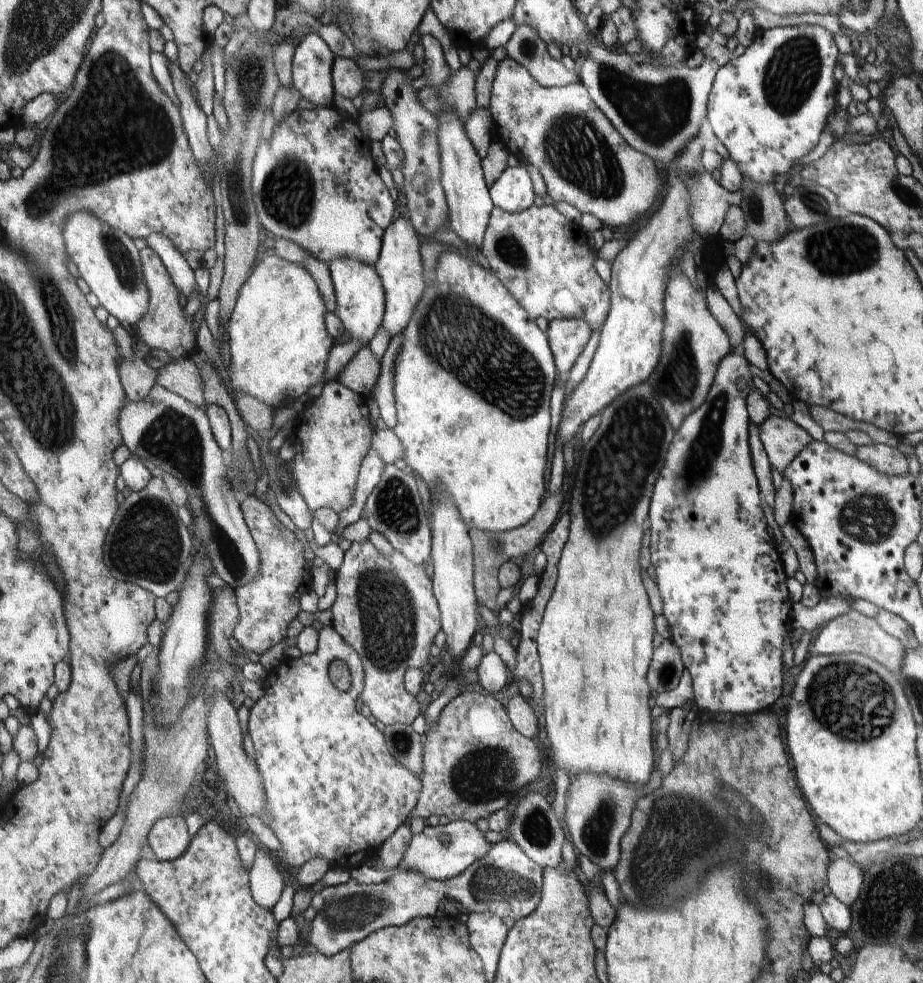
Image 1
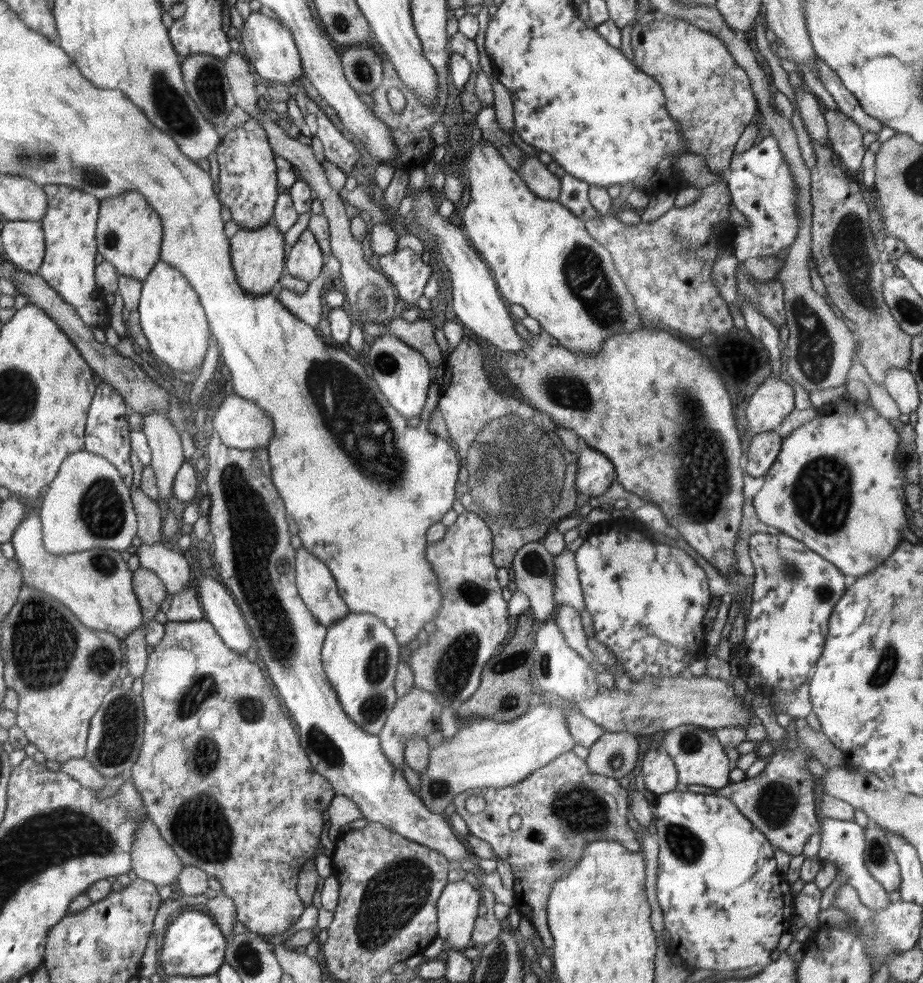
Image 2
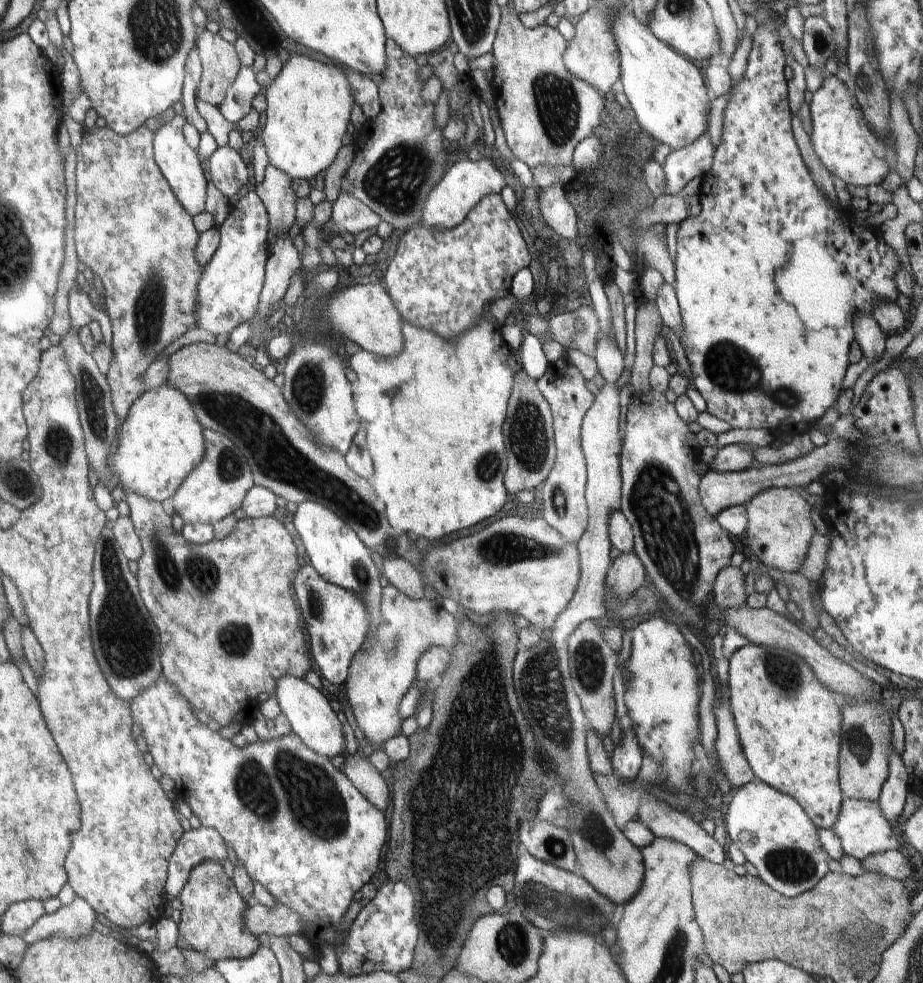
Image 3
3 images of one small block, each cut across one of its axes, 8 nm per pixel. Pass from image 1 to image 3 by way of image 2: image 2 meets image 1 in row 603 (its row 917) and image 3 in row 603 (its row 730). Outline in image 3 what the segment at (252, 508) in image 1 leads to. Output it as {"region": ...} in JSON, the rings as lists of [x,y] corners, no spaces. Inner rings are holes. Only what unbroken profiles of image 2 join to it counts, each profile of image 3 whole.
{"region":[[[122,490],[121,497],[126,500],[130,507],[130,520],[134,525],[136,534],[140,537],[143,548],[142,556],[137,560],[138,574],[136,580],[139,586],[139,593],[142,602],[148,609],[152,620],[157,626],[159,636],[159,659],[161,662],[163,675],[169,680],[169,683],[181,694],[184,700],[188,701],[192,708],[199,708],[210,716],[212,720],[216,720],[221,726],[230,726],[233,722],[240,722],[242,725],[249,724],[256,718],[259,711],[259,702],[257,695],[261,692],[271,692],[277,681],[283,676],[291,676],[304,679],[306,673],[310,669],[310,653],[306,649],[306,640],[302,635],[302,627],[300,627],[301,613],[299,607],[294,602],[292,596],[293,580],[301,565],[301,558],[297,555],[297,549],[293,543],[290,534],[284,522],[279,515],[269,517],[260,517],[253,519],[246,517],[237,520],[235,529],[223,539],[214,539],[206,544],[190,544],[178,531],[172,527],[172,519],[170,514],[165,511],[165,504],[150,500],[149,498],[140,496],[132,491]]]}

